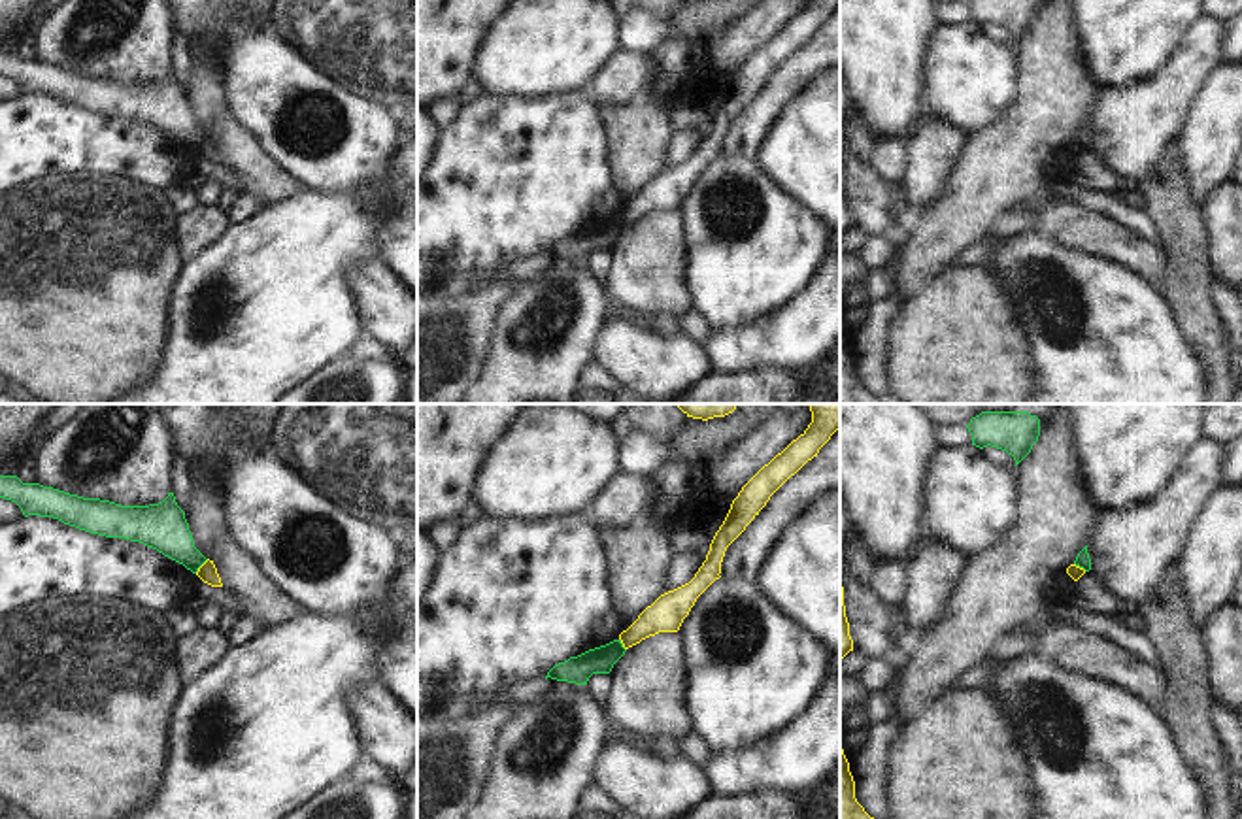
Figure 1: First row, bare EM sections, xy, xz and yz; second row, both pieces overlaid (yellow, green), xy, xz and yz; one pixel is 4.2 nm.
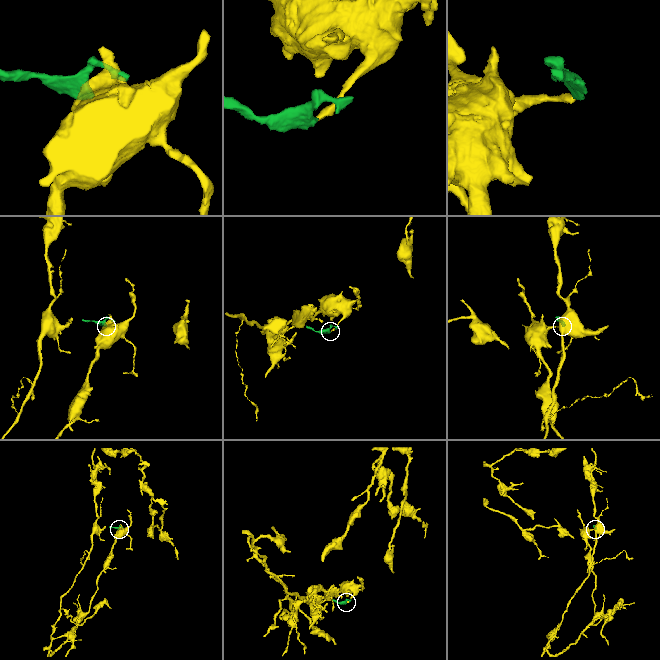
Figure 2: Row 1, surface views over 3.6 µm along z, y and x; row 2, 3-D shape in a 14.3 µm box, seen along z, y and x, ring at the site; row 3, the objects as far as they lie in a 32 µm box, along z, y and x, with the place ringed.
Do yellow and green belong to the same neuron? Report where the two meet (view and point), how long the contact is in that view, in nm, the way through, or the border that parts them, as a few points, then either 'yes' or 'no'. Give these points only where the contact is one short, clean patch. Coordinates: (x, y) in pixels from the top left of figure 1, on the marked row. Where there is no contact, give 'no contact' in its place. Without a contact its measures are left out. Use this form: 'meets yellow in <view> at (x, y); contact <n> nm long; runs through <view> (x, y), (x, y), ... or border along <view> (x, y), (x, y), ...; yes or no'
meets yellow in xy at (201, 567); contact 90 nm long; border along xy (208, 559), (195, 572); no

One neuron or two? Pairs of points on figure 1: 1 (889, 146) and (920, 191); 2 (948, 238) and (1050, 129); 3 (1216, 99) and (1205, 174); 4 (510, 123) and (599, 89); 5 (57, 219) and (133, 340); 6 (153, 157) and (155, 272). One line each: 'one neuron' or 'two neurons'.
1: two neurons
2: one neuron
3: one neuron
4: two neurons
5: one neuron
6: two neurons

